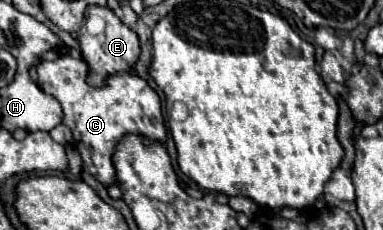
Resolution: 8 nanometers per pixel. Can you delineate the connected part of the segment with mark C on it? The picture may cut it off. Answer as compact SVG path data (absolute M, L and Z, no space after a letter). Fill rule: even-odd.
M61 56L53 62L41 60L37 66L37 84L43 92L55 96L61 102L63 124L73 132L73 140L83 158L85 172L109 188L116 182L116 172L111 162L115 144L129 132L165 142L163 110L157 92L135 72L119 72L107 76L103 86L91 86L87 82L89 72L91 70L85 60L75 60L71 56Z

